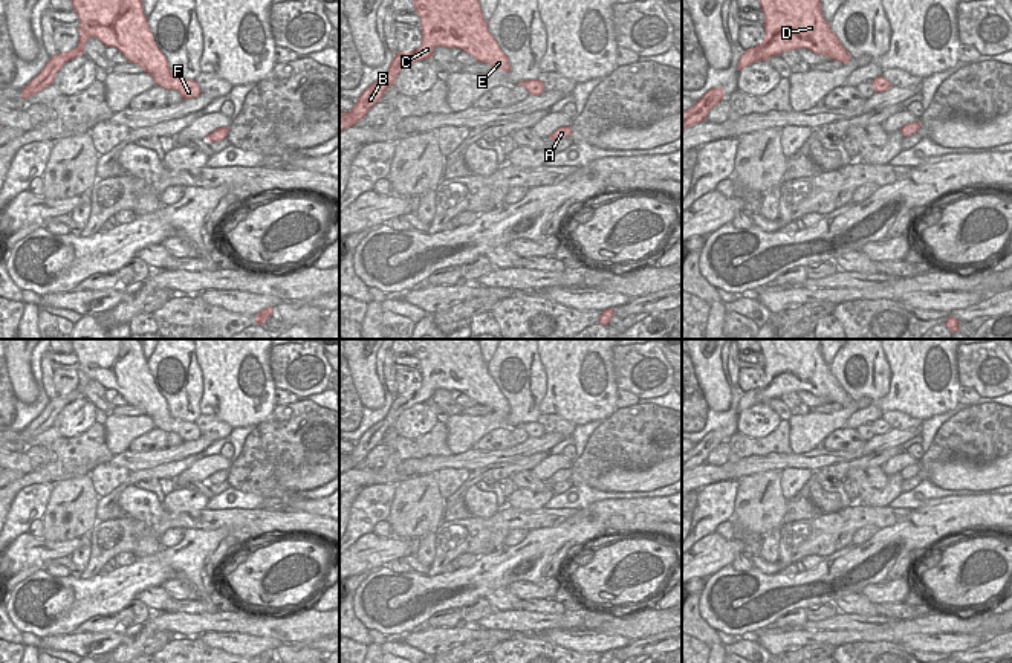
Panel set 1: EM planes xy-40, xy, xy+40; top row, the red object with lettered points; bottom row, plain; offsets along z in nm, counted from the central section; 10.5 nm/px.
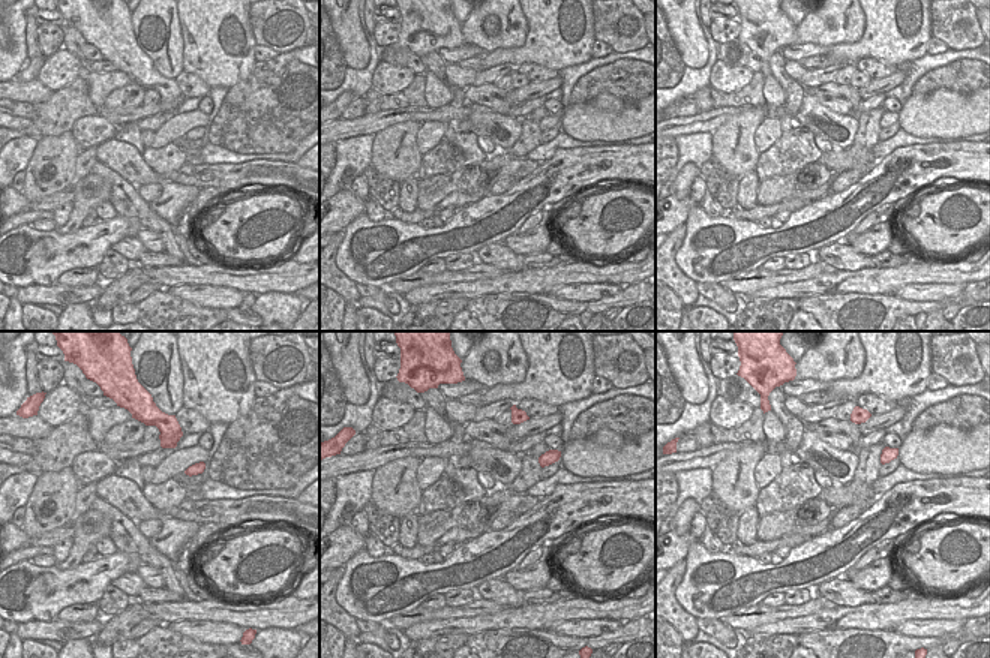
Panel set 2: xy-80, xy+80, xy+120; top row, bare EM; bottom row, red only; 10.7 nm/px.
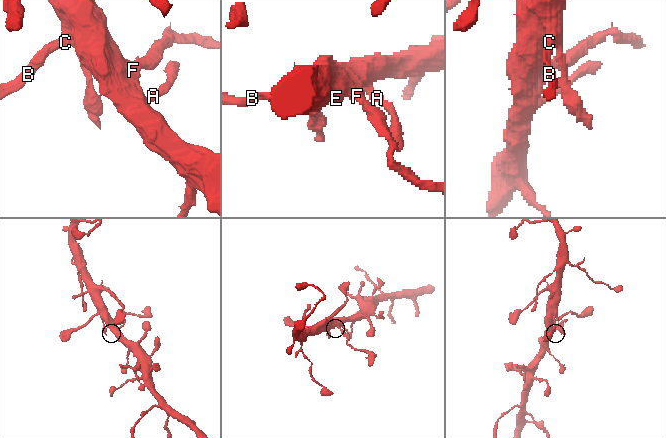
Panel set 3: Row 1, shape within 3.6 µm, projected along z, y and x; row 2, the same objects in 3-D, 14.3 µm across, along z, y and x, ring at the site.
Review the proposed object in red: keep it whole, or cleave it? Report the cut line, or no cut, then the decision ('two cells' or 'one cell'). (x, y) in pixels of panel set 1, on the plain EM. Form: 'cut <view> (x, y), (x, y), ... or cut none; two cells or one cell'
cut none; one cell

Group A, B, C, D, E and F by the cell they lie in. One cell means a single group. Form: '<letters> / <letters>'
A B C D E F

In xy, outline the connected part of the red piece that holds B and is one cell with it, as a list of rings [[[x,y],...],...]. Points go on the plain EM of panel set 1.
[[[410,339],[414,347],[414,354],[420,361],[422,385],[411,394],[396,396],[385,419],[368,428],[356,441],[355,449],[339,458],[339,474],[356,467],[365,460],[367,454],[381,443],[382,437],[394,429],[396,420],[402,411],[416,403],[430,402],[434,391],[442,388],[446,391],[460,391],[472,399],[477,405],[485,405],[492,412],[504,412],[509,416],[511,406],[508,399],[501,394],[497,383],[488,373],[488,364],[483,361],[480,345],[475,339]]]

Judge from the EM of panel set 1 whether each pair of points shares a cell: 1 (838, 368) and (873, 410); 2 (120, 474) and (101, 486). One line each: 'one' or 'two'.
1: one
2: one

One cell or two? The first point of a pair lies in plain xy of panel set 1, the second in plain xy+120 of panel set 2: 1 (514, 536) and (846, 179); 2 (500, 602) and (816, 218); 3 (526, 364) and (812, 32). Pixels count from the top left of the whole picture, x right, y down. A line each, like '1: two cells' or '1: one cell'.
1: one cell
2: two cells
3: one cell

